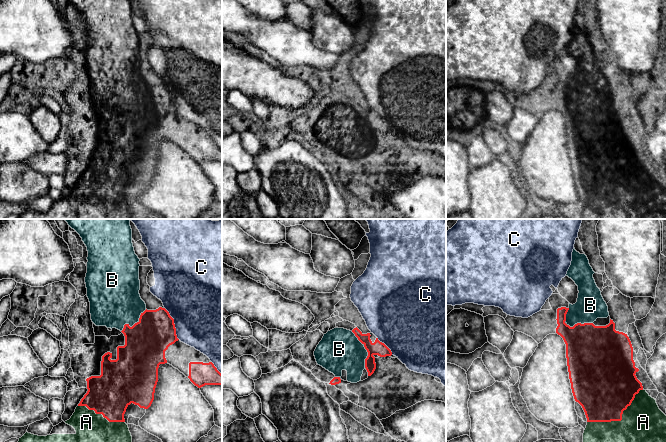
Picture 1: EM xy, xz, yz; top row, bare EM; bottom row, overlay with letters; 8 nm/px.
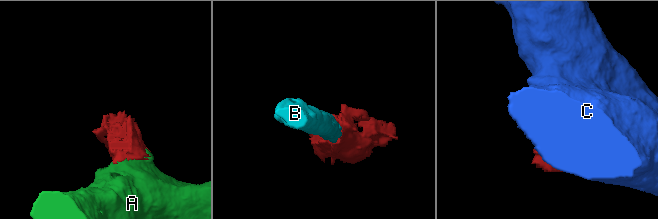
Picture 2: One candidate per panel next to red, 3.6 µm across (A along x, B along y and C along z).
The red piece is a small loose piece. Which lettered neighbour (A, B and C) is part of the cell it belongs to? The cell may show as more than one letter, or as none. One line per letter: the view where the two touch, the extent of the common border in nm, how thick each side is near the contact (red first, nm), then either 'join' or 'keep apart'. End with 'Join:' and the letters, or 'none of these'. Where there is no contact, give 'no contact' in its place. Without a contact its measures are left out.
A: meets red in yz; contact 550 nm long; 400 nm thick on the red side, 320 nm on the other; join
B: meets red in xz; contact 320 nm long; 110 nm thick on the red side, 320 nm on the other; join
C: meets red in xy; contact 300 nm long; 340 nm thick on the red side, 480 nm on the other; keep apart
Join: A, B

